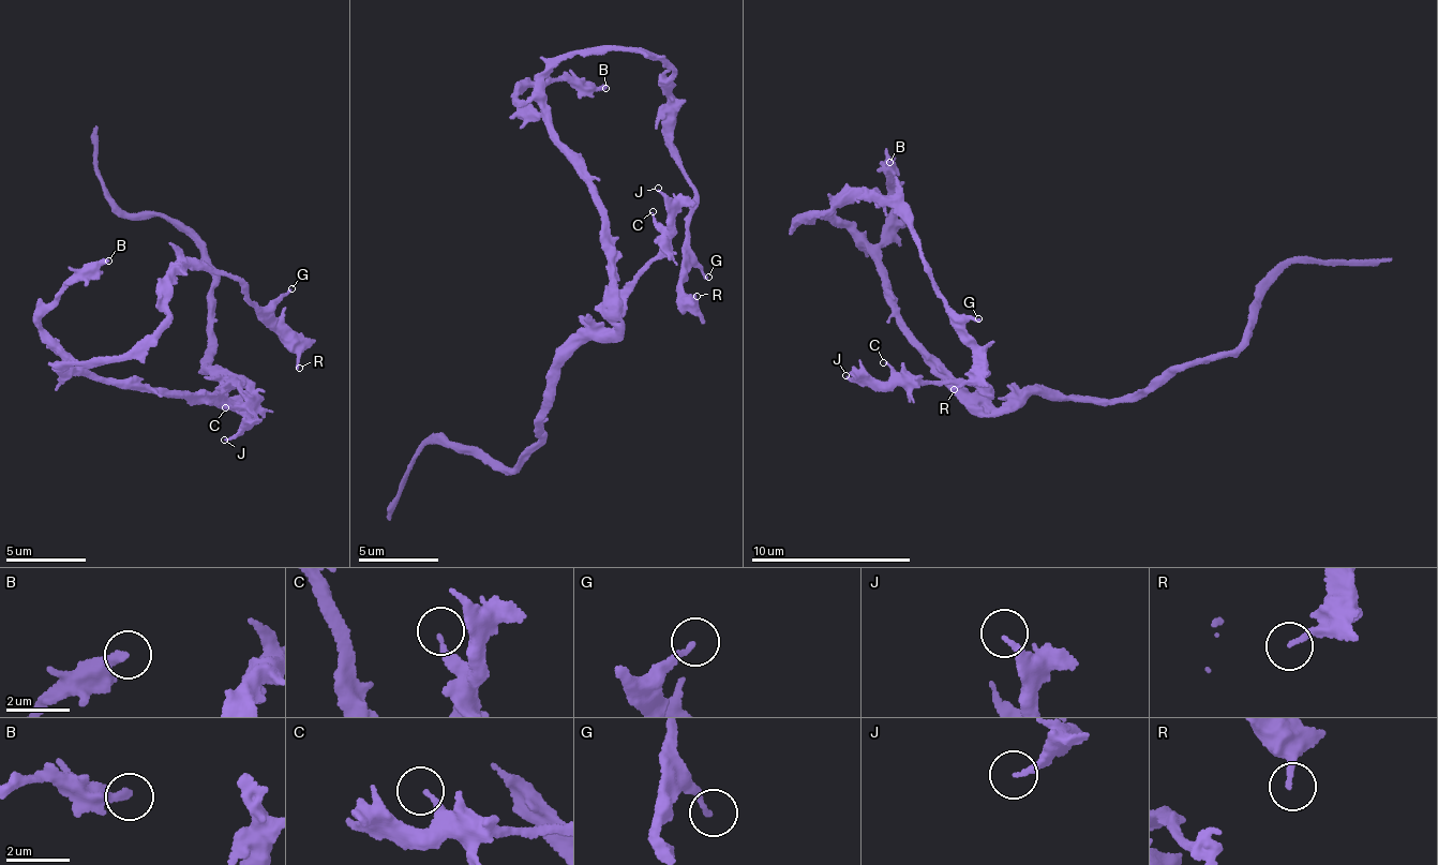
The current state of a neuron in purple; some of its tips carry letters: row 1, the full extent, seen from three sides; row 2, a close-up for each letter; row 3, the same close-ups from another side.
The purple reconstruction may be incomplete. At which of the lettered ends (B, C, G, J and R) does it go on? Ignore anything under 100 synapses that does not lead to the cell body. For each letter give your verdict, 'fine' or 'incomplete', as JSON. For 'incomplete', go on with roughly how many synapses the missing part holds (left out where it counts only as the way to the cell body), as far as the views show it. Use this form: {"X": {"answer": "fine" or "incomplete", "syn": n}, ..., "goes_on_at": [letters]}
{"B": {"answer": "fine"}, "C": {"answer": "fine"}, "G": {"answer": "fine"}, "J": {"answer": "fine"}, "R": {"answer": "fine"}, "goes_on_at": []}

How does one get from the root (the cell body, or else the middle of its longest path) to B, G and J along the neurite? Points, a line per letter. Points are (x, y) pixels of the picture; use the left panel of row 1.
B: (178, 397), (128, 381), (108, 381), (84, 370), (42, 329), (42, 308), (78, 279), (86, 280), (108, 261)
G: (178, 397), (61, 370), (128, 355), (170, 314), (166, 302), (189, 259), (241, 282), (265, 308), (291, 288)
J: (178, 397), (207, 396), (234, 385), (249, 400), (245, 409), (251, 418), (240, 433), (224, 440)

